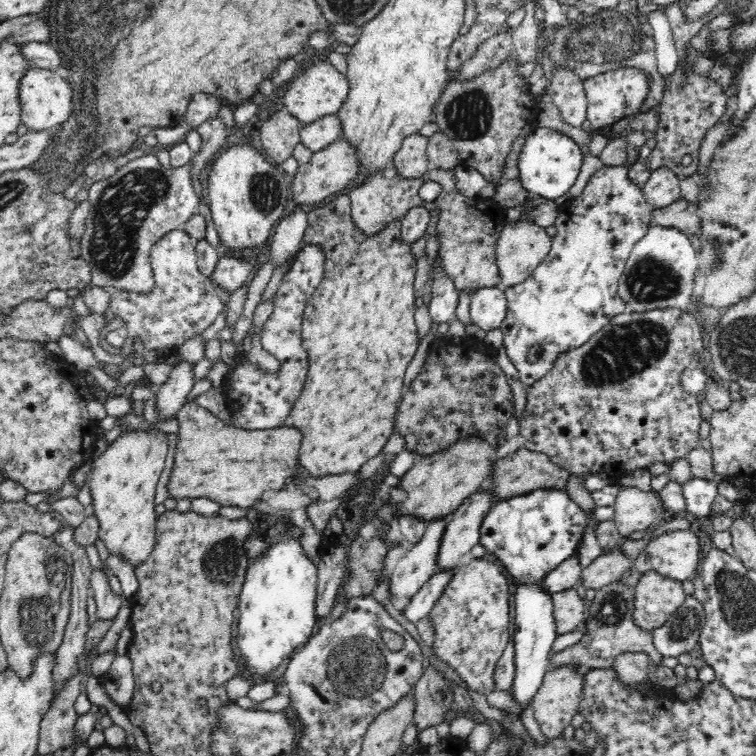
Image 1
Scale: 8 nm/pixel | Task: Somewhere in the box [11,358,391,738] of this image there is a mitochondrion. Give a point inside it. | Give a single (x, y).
(37, 614)

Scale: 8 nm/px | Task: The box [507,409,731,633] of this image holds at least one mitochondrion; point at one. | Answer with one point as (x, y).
(612, 610)

